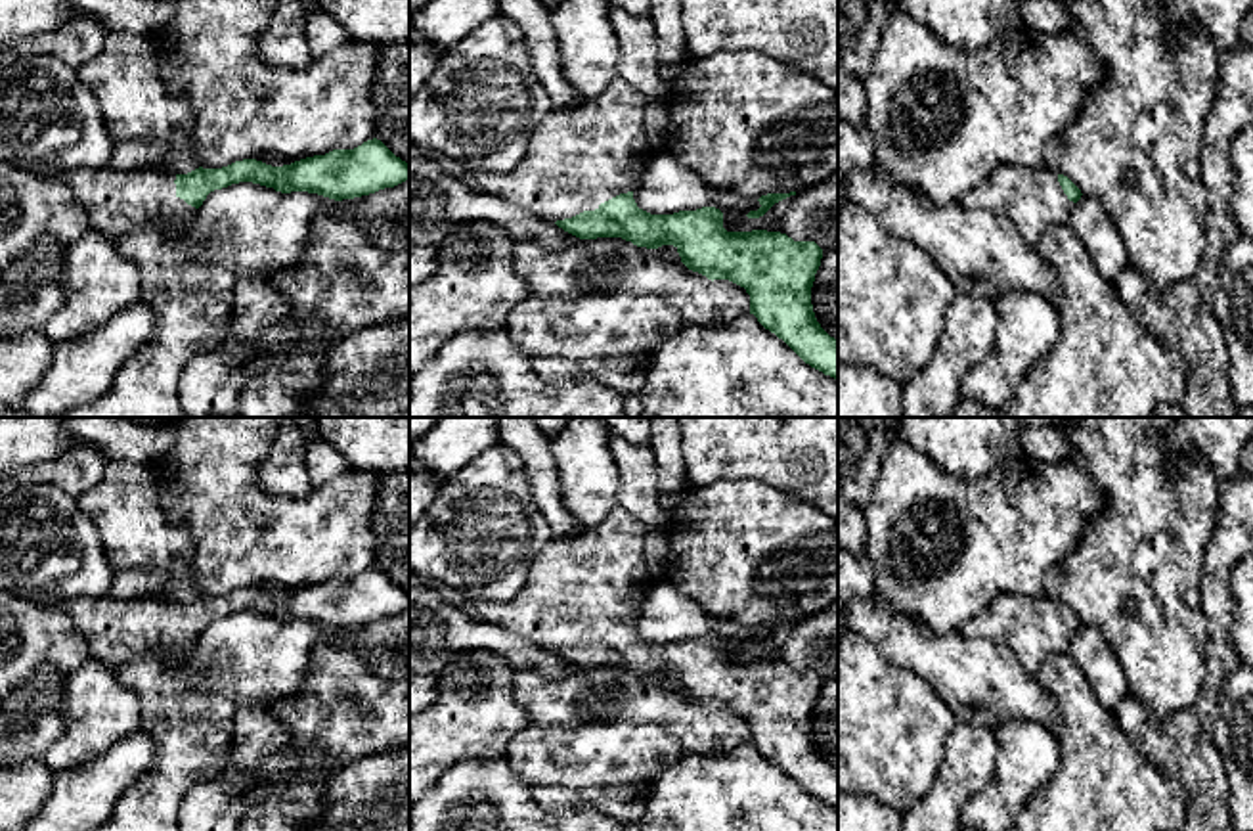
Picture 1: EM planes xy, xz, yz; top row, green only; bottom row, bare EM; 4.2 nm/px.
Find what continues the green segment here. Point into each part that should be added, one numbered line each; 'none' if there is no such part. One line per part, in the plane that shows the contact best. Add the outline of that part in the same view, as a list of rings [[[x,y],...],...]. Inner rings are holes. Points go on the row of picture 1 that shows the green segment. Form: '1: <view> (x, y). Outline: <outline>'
1: xz (576, 159). Outline: [[[614,79],[593,101],[574,111],[551,111],[509,172],[476,172],[467,159],[425,151],[440,170],[467,186],[555,224],[641,186],[650,155],[643,128],[648,100]]]

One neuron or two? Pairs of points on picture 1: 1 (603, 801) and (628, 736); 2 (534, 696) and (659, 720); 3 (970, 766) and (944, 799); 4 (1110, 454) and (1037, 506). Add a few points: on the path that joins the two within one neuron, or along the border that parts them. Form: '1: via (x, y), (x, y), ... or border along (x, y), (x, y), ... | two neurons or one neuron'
1: border along (647, 784), (595, 786), (571, 791) | two neurons
2: via (565, 715), (601, 715), (628, 720) | one neuron
3: via (963, 774), (951, 791) | one neuron
4: border along (1068, 460), (1104, 496), (1099, 514) | two neurons

